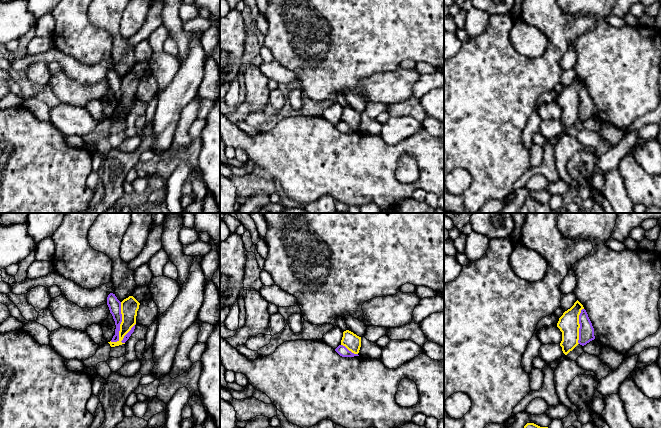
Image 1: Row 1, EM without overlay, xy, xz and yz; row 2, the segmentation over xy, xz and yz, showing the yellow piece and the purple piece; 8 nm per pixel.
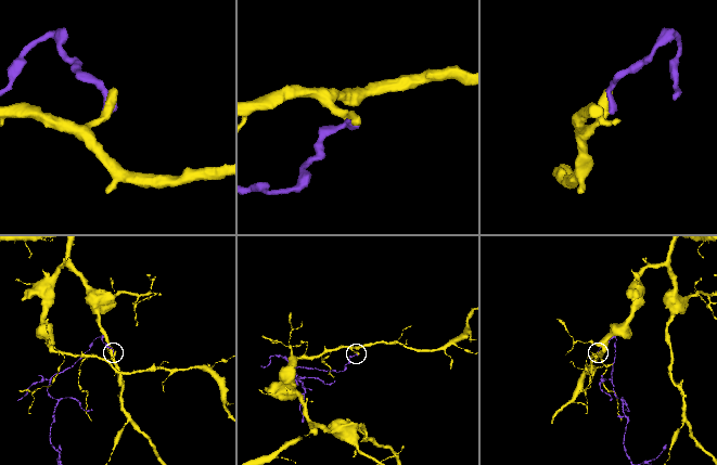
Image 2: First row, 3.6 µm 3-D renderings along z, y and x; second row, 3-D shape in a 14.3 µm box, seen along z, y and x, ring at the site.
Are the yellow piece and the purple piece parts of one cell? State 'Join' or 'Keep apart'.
Keep apart

